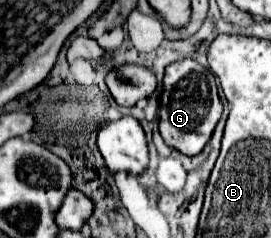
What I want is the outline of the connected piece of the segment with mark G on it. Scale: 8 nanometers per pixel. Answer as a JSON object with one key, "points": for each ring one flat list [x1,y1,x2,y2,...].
{"points":[[189,58,167,66,163,78,163,92,159,98,159,132,167,146,175,148,185,156,197,156,209,142,221,118,221,112,223,104,217,96,215,76,209,68]]}

